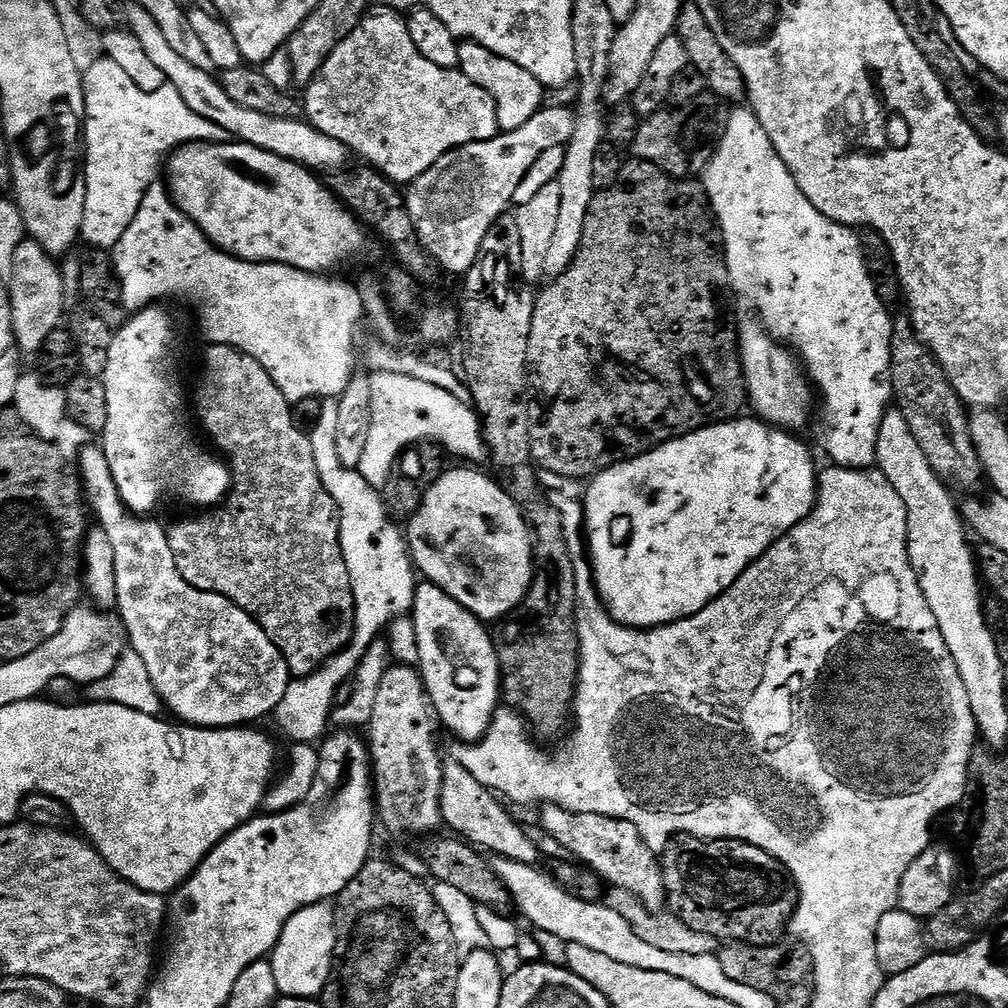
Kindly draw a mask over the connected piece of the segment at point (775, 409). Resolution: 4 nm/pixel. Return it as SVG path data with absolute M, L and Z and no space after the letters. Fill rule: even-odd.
M756 322L746 325L745 328L741 327L738 339L740 361L744 367L744 381L748 383L751 407L756 407L755 415L765 424L785 430L800 430L796 428L802 427L812 412L814 388L802 371L797 357L781 341L772 339Z

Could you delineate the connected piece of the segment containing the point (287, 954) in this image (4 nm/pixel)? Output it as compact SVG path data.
M327 903L306 906L286 922L282 934L276 943L276 949L270 953L270 963L274 970L274 982L278 982L280 996L298 996L316 998L324 991L328 979L332 976L332 961L336 959L336 914Z

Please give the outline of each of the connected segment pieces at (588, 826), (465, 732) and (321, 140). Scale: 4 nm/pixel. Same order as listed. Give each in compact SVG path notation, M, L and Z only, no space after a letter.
M553 804L539 809L538 825L546 834L564 847L565 853L573 861L587 866L597 873L605 885L622 890L630 890L651 912L665 911L668 895L662 878L657 853L646 846L642 834L630 822L610 818L602 814L578 814L562 810Z
M431 582L417 587L416 599L410 611L418 630L418 671L424 678L424 688L439 723L449 728L460 742L475 742L488 733L492 718L502 704L502 677L496 648L492 645L492 632L485 621L479 620L472 612L465 610L454 598L450 598L442 589Z
M132 2L132 5L126 8L126 28L134 34L134 38L138 38L138 42L146 49L146 55L158 65L158 70L162 70L165 81L172 84L174 90L178 90L178 94L182 94L182 102L186 102L186 106L190 106L194 114L202 114L206 122L214 122L214 126L222 126L222 130L226 130L233 141L261 148L270 154L278 154L320 174L325 174L324 172L332 174L347 165L344 163L350 159L348 147L322 134L313 124L300 118L286 120L281 116L262 114L258 110L245 110L243 106L235 104L213 73L198 70L198 66L186 62L186 58L179 56L170 47L170 42L162 34L154 18L146 14L140 3Z

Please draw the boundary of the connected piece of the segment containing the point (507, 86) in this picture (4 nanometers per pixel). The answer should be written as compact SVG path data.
M471 42L461 43L458 50L458 62L459 69L466 74L466 78L482 86L482 90L486 90L490 98L494 98L501 133L513 132L526 126L526 122L530 122L530 118L534 118L534 114L545 107L546 89L537 78L534 78L529 71L522 70L516 62L510 62L509 59L494 54L492 50L486 50L486 46L478 46Z

